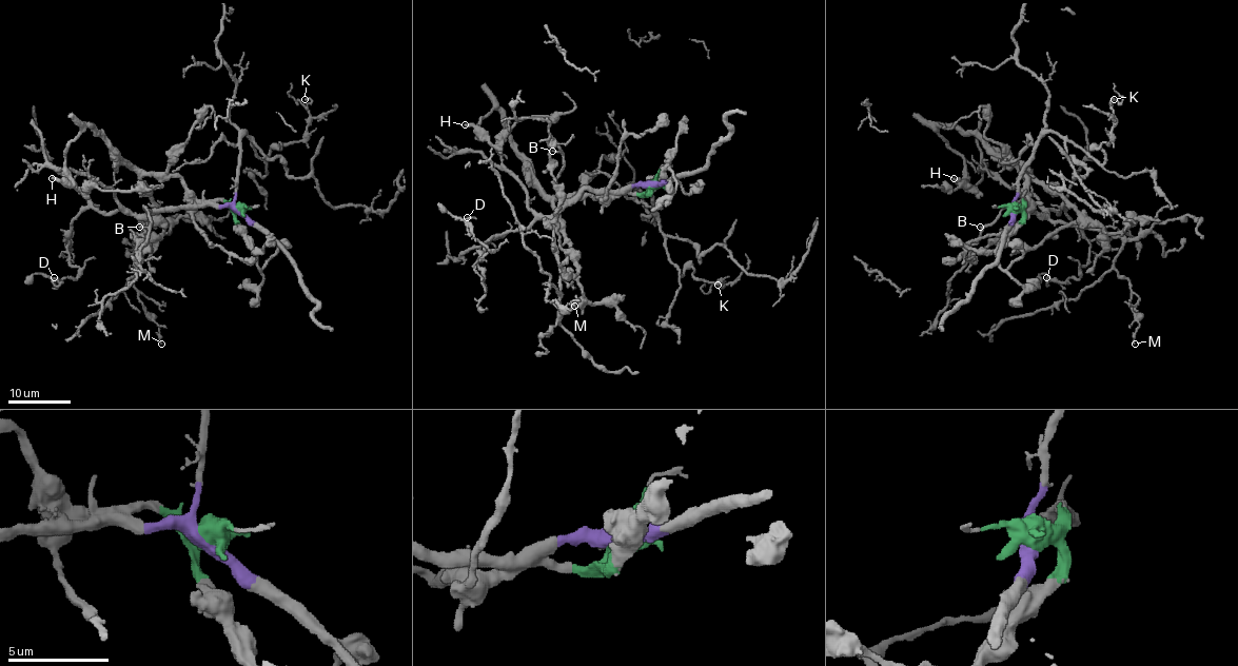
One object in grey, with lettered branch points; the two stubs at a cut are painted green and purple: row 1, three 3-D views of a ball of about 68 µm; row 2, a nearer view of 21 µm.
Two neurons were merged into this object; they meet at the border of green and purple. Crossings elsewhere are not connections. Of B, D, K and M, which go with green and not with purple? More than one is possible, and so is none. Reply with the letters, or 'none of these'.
none of these

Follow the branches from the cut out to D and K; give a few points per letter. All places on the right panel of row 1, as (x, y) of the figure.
D: (1015, 210), (1018, 203), (1044, 215), (1063, 207), (1089, 246), (1079, 279), (1047, 285), (1045, 277)
K: (1015, 210), (1018, 176), (1047, 132), (1102, 163), (1097, 148), (1112, 141), (1115, 99)

